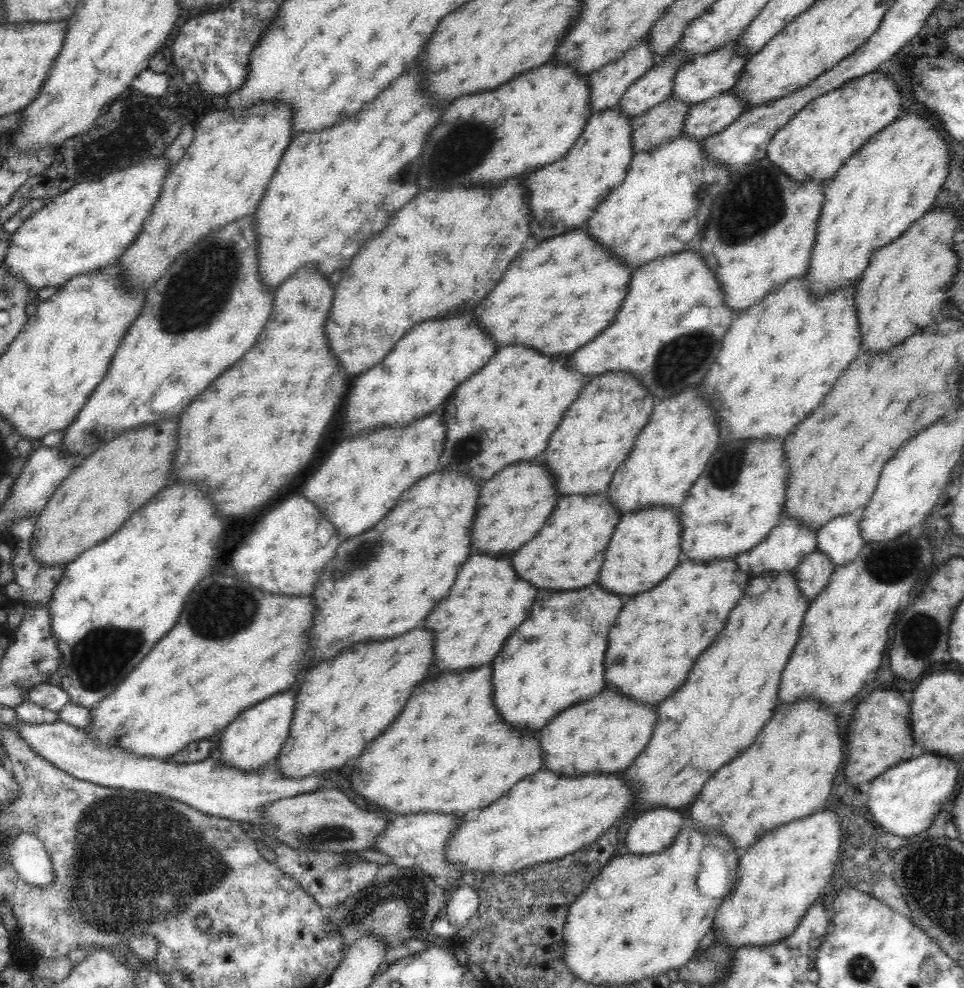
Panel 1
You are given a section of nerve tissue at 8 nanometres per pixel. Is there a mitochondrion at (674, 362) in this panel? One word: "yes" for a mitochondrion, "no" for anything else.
yes

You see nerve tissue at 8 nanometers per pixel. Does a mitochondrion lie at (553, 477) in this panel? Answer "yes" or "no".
no

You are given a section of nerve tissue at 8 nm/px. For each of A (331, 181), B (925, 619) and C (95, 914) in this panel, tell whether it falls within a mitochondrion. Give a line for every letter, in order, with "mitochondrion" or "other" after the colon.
A: other
B: mitochondrion
C: mitochondrion

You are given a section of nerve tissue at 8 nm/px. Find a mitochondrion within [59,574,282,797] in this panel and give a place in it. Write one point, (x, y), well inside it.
(101, 657)

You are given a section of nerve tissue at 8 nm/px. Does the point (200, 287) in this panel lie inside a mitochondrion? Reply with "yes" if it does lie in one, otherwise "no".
yes

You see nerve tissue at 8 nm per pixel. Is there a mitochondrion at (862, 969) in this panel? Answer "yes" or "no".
yes

